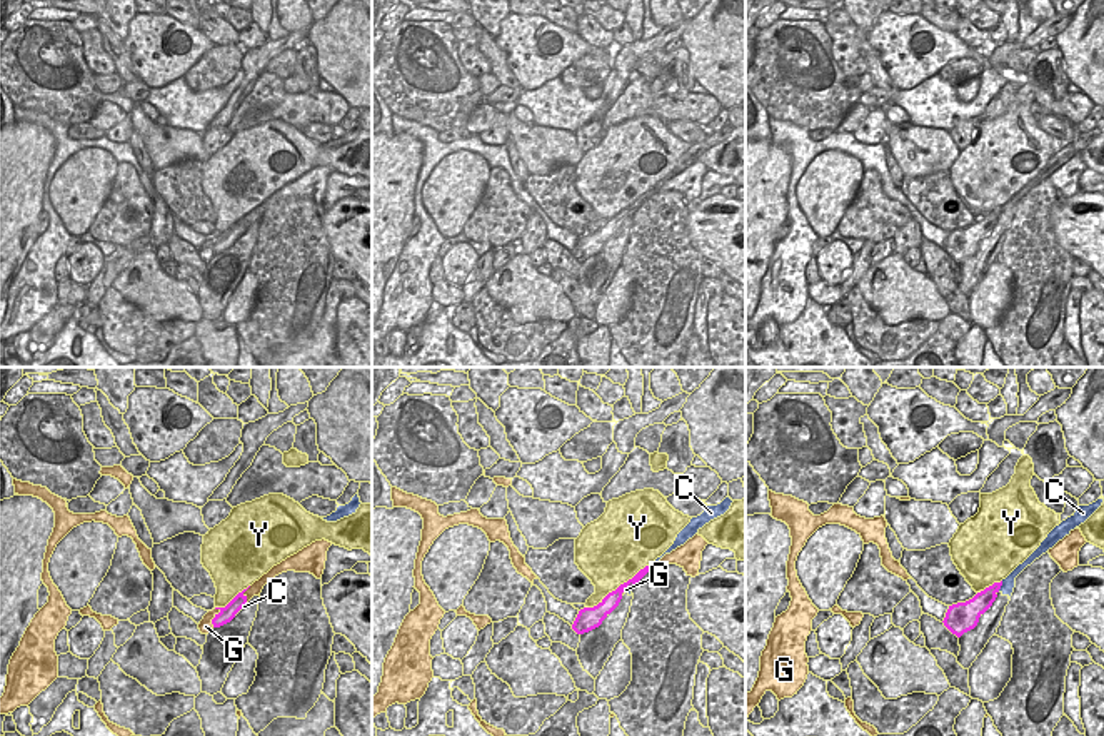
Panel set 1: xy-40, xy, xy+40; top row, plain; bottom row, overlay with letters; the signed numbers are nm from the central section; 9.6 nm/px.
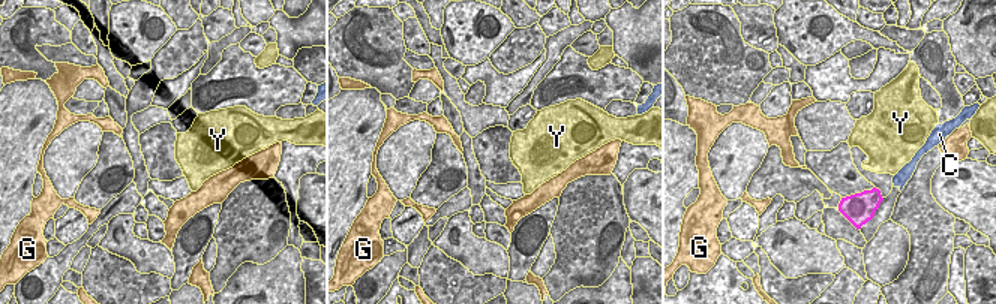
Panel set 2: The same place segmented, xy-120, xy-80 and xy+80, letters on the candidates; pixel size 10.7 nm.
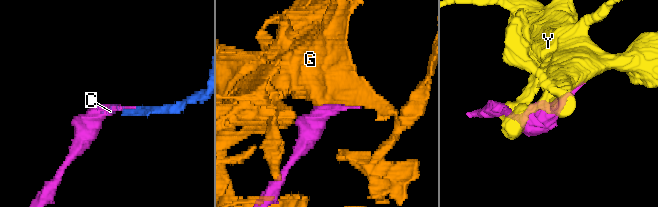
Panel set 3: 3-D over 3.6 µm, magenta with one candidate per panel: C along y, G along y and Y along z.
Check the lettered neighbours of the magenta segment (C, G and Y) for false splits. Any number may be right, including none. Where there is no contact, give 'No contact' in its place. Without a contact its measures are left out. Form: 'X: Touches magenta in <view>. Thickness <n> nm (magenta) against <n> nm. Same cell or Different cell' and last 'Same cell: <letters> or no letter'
C: Touches magenta in xy+40. Thickness 180 nm (magenta) against 130 nm. Same cell
G: Touches magenta in xy-40. Thickness 140 nm (magenta) against 140 nm. Different cell
Y: Touches magenta in xy. Thickness 160 nm (magenta) against 480 nm. Different cell
Same cell: C

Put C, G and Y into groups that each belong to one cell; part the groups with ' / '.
C / G / Y

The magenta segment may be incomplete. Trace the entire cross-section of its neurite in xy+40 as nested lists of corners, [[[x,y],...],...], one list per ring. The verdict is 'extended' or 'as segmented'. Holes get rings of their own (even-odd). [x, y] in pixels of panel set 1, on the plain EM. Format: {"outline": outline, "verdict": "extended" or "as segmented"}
{"outline": [[[1104,124],[1097,125],[1089,132],[1079,132],[1077,137],[1071,144],[1062,147],[1059,152],[1056,152],[1041,169],[1041,172],[1022,190],[1019,190],[1006,205],[1002,205],[1001,209],[994,209],[992,212],[977,219],[972,225],[966,229],[949,232],[946,244],[942,247],[944,252],[957,264],[974,255],[979,249],[979,244],[992,232],[999,219],[1011,225],[1016,214],[1016,204],[1036,185],[1039,185],[1042,180],[1052,175],[1059,167],[1069,162],[1076,154],[1084,150],[1102,132],[1102,129]]], "verdict": "extended"}

